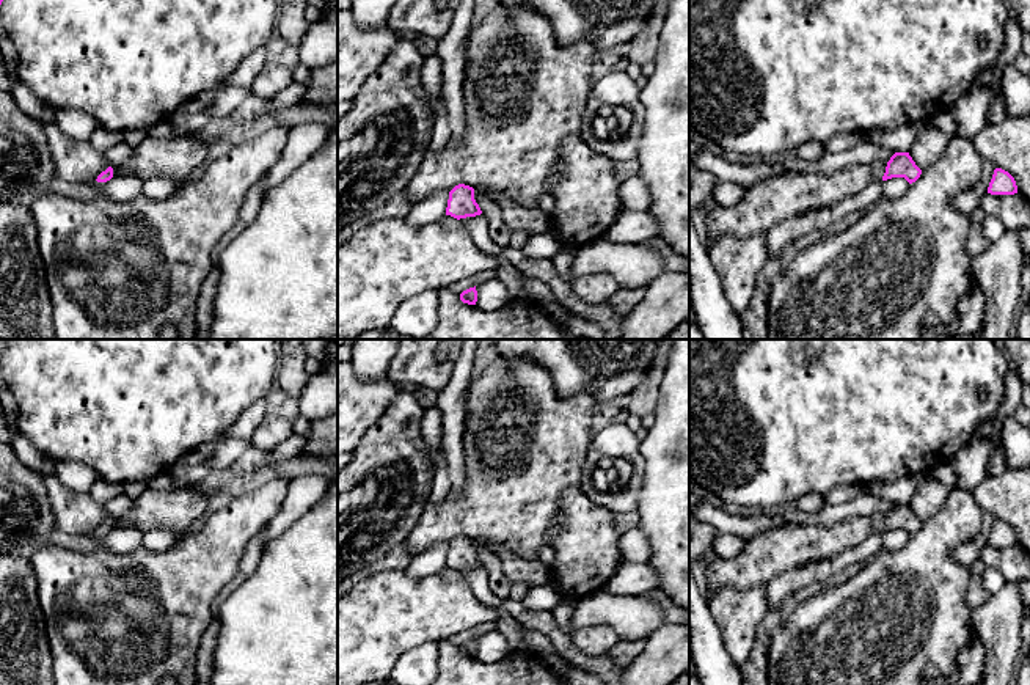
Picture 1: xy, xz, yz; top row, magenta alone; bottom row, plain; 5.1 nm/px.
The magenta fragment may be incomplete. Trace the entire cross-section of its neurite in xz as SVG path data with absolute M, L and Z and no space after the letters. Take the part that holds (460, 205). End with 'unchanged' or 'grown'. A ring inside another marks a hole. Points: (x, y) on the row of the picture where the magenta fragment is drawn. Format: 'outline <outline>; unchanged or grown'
outline M465 184L455 185L449 192L446 215L457 220L480 215L482 211L474 200L474 189Z; unchanged

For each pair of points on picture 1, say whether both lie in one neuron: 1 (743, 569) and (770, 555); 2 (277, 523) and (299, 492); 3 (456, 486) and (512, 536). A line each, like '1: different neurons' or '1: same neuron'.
1: same neuron
2: same neuron
3: different neurons

